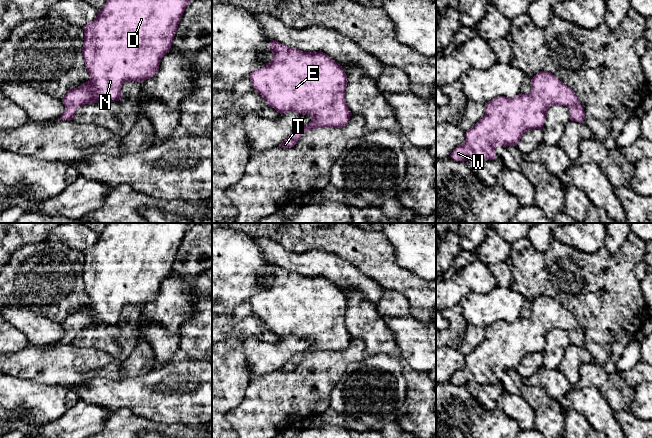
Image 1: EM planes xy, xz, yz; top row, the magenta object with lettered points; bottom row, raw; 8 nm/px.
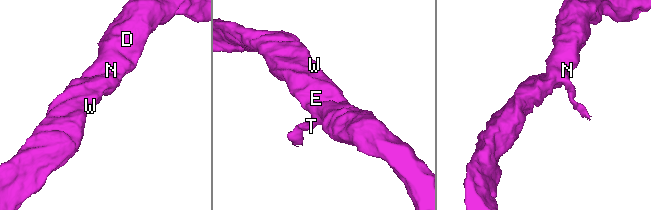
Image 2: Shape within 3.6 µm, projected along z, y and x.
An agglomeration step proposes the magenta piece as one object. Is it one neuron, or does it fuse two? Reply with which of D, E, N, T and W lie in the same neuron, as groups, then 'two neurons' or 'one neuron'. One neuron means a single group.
groups D E N T W; one neuron

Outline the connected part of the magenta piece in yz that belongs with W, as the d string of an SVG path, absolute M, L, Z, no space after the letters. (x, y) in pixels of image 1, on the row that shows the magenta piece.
M548 71L538 72L531 81L529 94L519 93L514 98L499 96L485 103L485 115L471 129L466 131L466 139L450 154L456 161L476 158L482 161L496 159L498 146L517 146L525 132L542 129L547 110L553 105L568 107L570 120L584 123L585 111L574 91Z

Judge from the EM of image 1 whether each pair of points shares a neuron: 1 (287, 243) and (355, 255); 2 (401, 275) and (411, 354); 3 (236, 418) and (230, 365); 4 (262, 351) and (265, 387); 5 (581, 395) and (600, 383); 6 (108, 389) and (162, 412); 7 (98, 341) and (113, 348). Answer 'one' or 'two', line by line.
1: one
2: two
3: two
4: two
5: two
6: one
7: one

